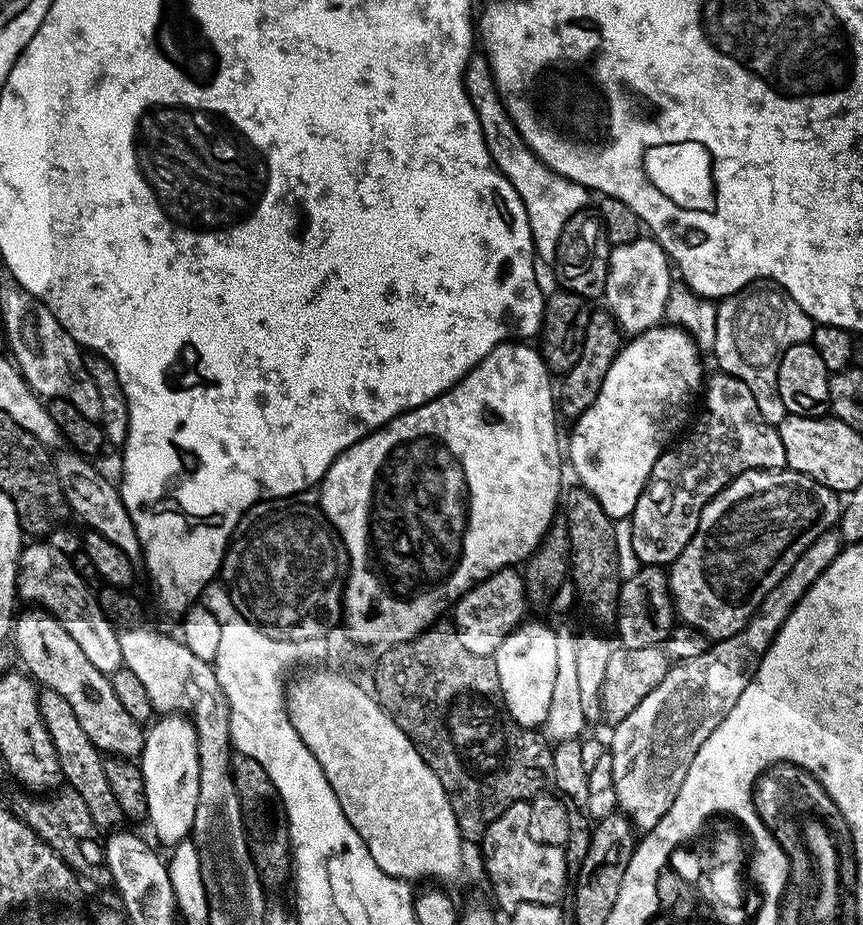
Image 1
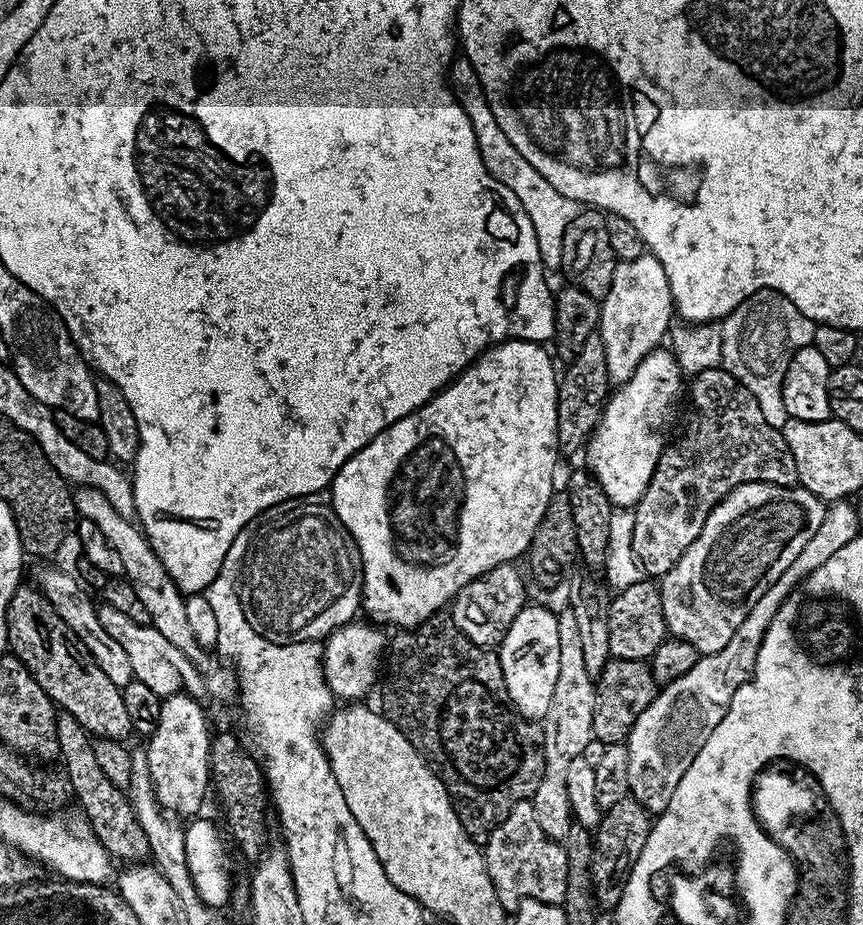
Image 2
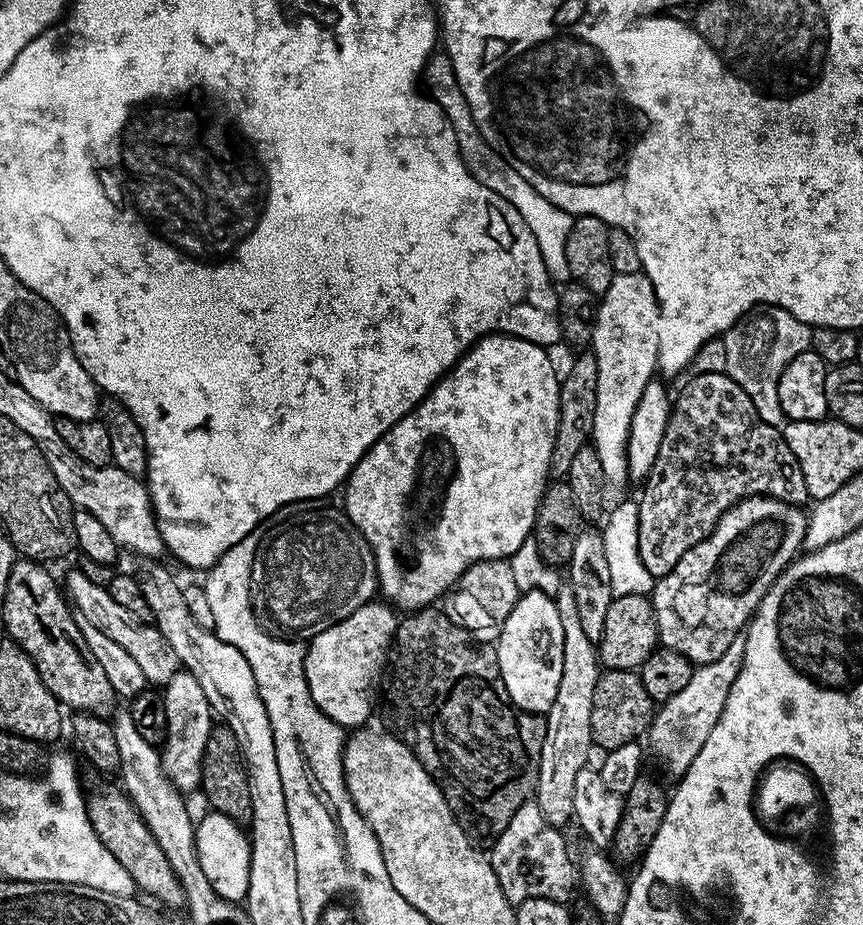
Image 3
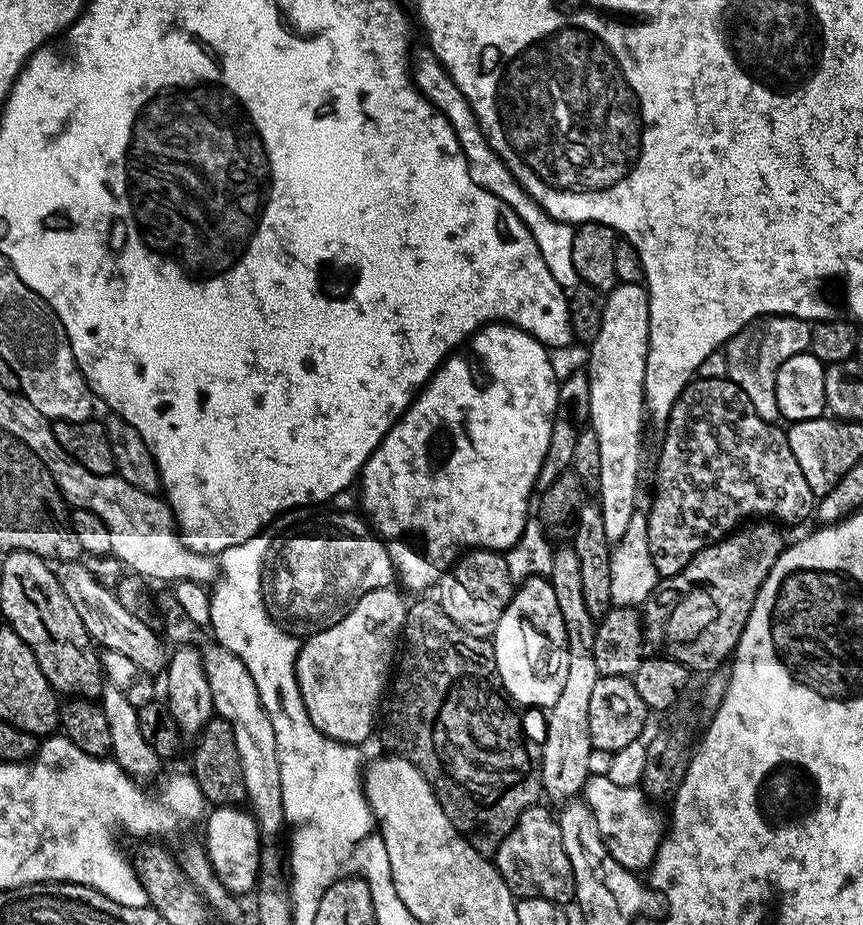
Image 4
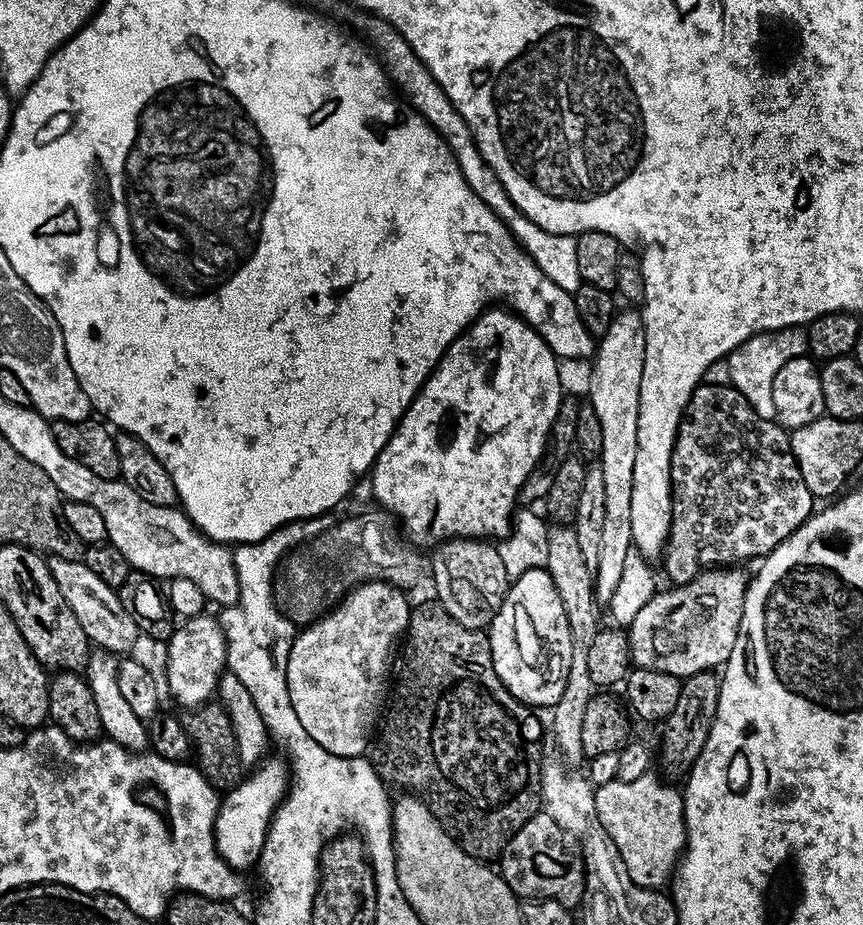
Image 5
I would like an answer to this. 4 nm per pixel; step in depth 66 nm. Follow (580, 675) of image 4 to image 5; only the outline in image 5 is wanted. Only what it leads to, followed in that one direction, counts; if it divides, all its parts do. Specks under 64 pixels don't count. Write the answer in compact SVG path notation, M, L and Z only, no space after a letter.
M560 522L549 527L548 534L549 550L544 567L548 569L550 578L554 578L554 586L558 590L558 598L562 598L562 610L566 610L566 622L570 622L570 634L572 635L570 674L566 678L566 690L562 690L562 698L558 698L558 702L554 706L555 711L551 713L551 715L553 714L552 732L556 735L557 746L560 747L559 755L569 765L572 765L585 759L582 750L582 714L594 695L594 687L587 665L587 651L590 650L590 644L593 642L596 632L602 628L602 623L600 623L602 608L596 602L594 569L586 566L586 558L578 543L575 527Z

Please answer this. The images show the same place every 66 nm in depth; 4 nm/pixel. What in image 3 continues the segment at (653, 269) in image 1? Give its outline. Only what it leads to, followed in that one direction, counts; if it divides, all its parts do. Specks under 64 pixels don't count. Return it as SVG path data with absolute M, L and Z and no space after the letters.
M643 271L634 274L613 275L610 286L599 297L596 325L590 351L598 368L598 402L594 406L594 426L591 443L602 462L604 499L615 506L625 499L623 484L629 483L628 435L634 410L644 387L657 371L658 318L660 307L654 286Z

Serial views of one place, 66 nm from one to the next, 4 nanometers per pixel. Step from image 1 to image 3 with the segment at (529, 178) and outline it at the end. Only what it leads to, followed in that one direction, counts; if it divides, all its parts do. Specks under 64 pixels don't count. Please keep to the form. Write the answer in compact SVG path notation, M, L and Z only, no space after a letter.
M436 54L428 61L426 88L436 104L447 113L453 128L456 129L456 137L460 139L460 149L464 153L464 161L468 163L472 176L478 178L478 182L482 182L482 186L494 190L494 194L502 194L502 198L506 198L506 202L510 202L510 206L514 206L514 210L518 210L518 214L522 214L526 226L530 226L530 230L538 242L538 250L546 262L546 270L551 274L553 281L571 281L570 266L566 262L566 238L570 238L574 217L566 210L554 206L554 202L550 202L534 188L530 181L522 178L519 167L503 151L501 151L502 153L495 152L488 145L487 138L480 133L481 125L472 115L472 107L468 104L466 94L454 74L454 66L448 60L447 55Z

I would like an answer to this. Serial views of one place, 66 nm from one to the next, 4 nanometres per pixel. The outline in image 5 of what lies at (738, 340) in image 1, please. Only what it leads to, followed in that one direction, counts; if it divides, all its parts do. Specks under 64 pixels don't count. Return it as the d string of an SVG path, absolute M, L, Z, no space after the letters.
M803 327L779 328L773 332L759 332L739 346L726 357L730 368L732 387L737 388L746 398L748 405L764 420L775 420L774 410L774 377L778 370L790 362L790 358L798 358L808 352L808 334Z

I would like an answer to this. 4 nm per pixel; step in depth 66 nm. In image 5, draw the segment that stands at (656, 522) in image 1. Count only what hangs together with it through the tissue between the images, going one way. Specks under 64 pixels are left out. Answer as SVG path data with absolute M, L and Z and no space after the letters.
M701 383L694 391L690 402L686 406L684 415L681 419L678 430L676 431L676 441L672 451L672 465L670 466L670 478L672 479L672 521L668 531L668 542L666 551L662 557L664 572L669 576L673 585L685 584L695 578L700 572L705 571L713 566L736 566L740 560L752 560L763 558L769 552L781 544L796 528L801 528L807 522L808 517L814 511L814 497L812 491L802 482L802 474L798 470L798 462L792 453L792 441L789 433L781 428L775 420L764 420L742 398L742 394L737 388L728 385L706 385Z

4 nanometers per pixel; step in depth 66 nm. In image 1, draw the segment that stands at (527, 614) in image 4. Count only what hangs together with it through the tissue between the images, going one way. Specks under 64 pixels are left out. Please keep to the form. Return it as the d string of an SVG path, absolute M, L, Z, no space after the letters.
M521 623L516 631L511 632L498 646L494 659L498 666L498 682L502 682L504 705L508 708L508 715L527 728L539 729L546 722L550 714L550 698L554 691L554 674L558 670L558 638L557 629L547 628L544 624Z

